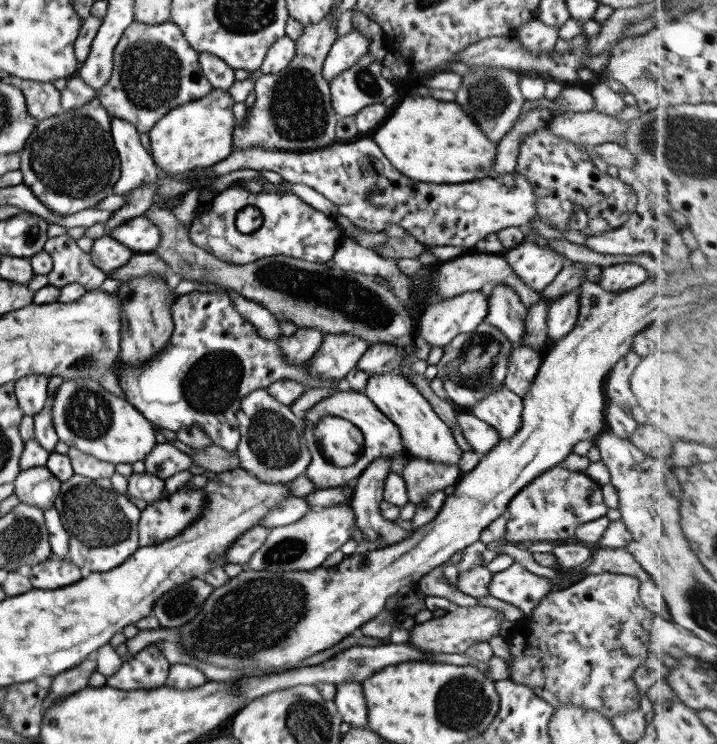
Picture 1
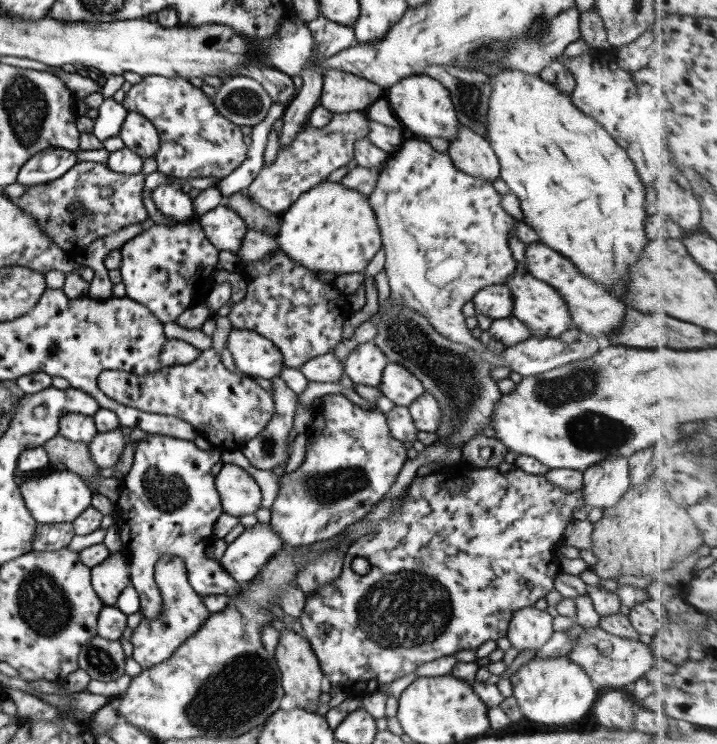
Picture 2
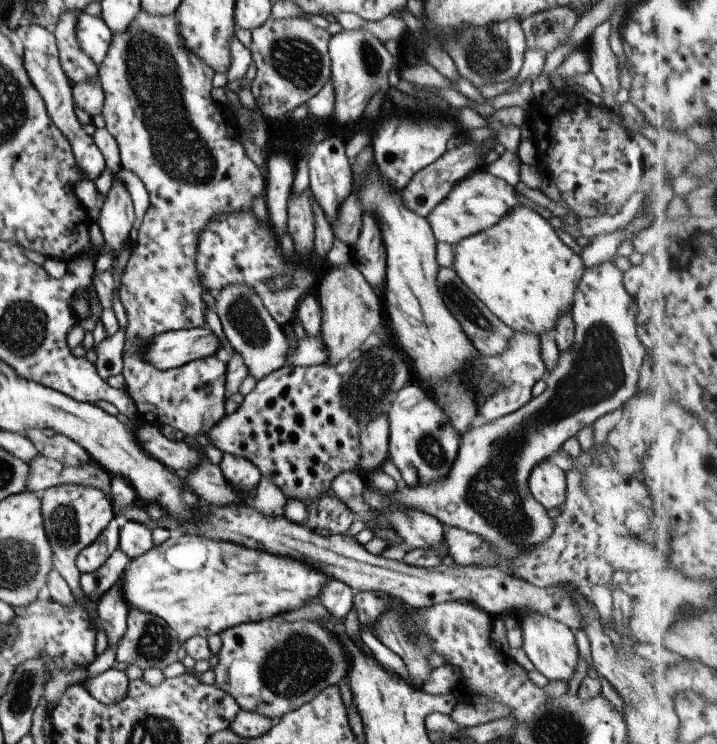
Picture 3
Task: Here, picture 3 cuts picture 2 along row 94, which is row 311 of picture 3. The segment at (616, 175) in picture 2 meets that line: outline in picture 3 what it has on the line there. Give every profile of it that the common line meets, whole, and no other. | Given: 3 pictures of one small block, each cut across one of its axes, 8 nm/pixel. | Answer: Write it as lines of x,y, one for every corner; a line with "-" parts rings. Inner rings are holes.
519,205
511,209
497,224
482,233
462,238
453,245
452,268
459,280
503,324
514,331
534,335
553,330
558,318
565,315
571,306
575,287
584,273
584,266
577,252
565,237
533,210

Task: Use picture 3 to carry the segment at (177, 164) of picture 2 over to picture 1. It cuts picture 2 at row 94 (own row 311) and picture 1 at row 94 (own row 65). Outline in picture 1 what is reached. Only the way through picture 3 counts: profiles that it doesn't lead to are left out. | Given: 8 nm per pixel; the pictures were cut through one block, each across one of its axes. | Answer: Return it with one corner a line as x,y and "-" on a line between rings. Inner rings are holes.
171,21
155,23
135,22
127,25
112,53
112,69
107,83
97,91
101,107
111,118
121,118
131,123
137,132
149,132
171,108
207,95
212,86
203,76
198,63
198,53
189,47
179,27

